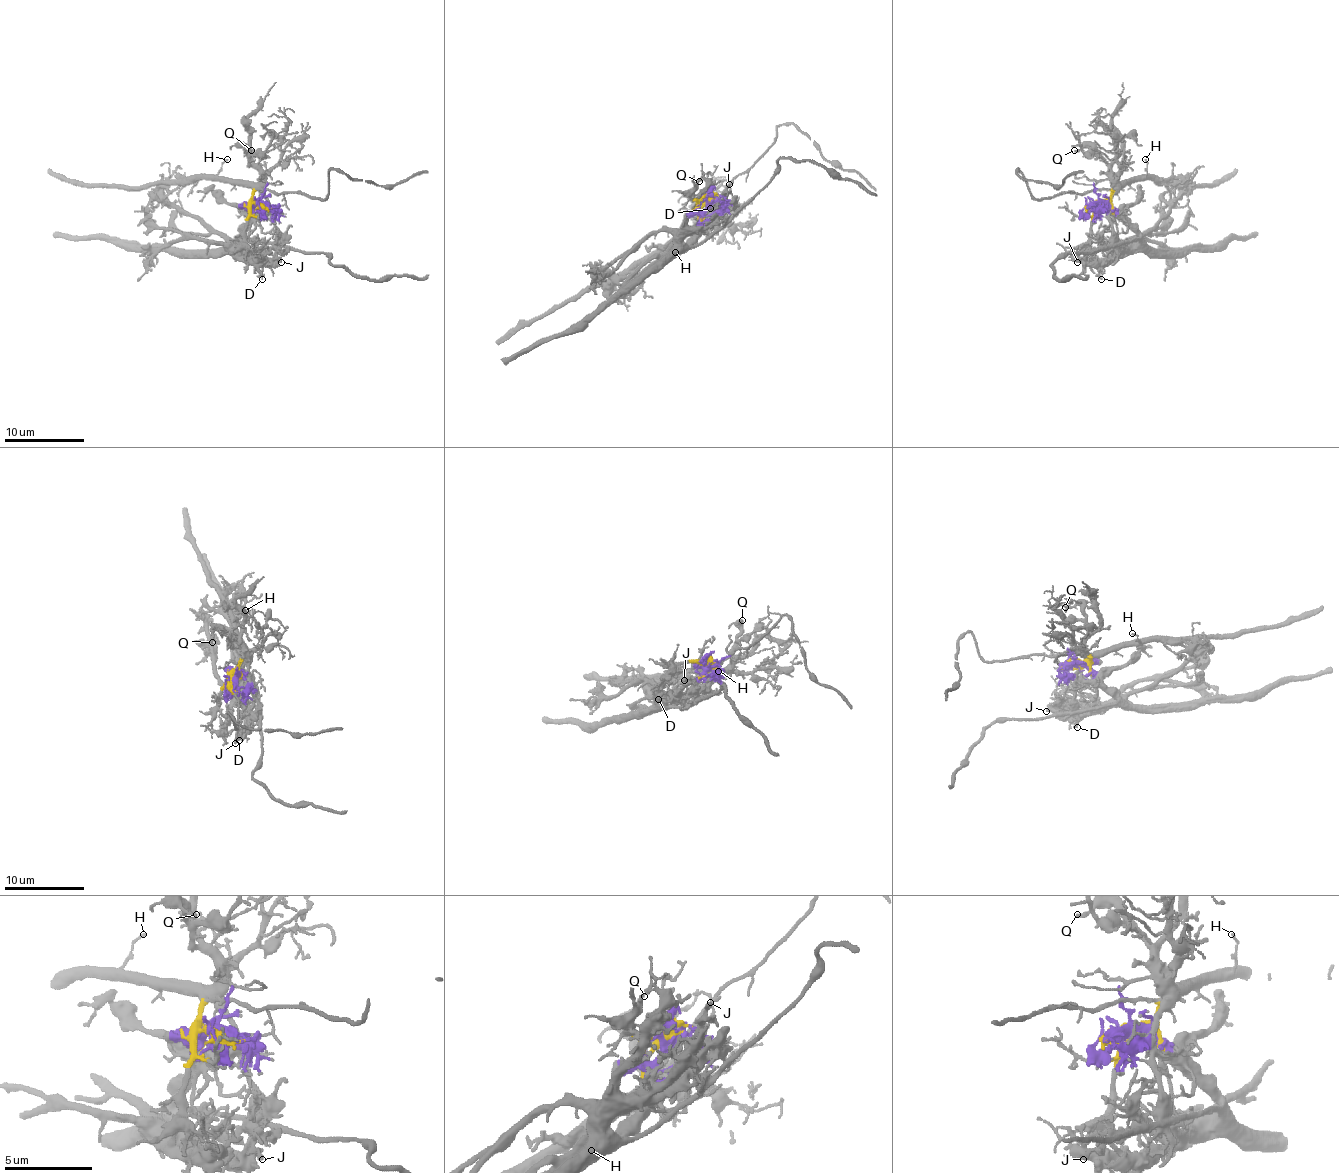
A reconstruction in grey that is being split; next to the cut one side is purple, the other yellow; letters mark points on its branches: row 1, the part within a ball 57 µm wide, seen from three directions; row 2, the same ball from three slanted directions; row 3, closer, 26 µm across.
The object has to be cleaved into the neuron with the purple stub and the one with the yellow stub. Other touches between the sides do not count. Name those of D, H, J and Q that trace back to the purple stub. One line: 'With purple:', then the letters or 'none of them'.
With purple: D, J

